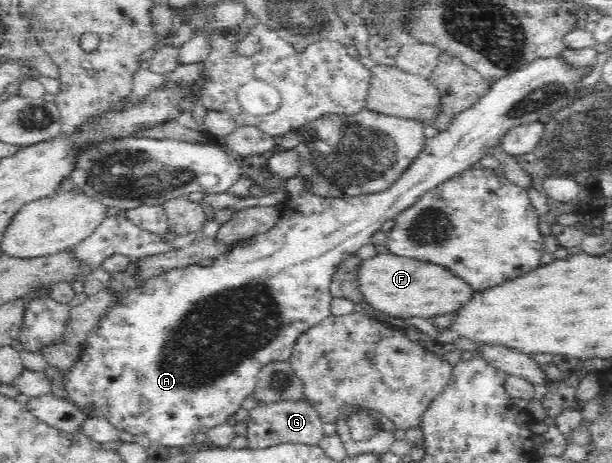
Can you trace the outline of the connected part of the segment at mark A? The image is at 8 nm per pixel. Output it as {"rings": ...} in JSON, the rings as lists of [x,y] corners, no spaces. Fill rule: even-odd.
{"rings":[[[538,57],[532,63],[529,63],[524,69],[511,73],[503,77],[496,83],[491,84],[491,89],[487,95],[484,95],[480,101],[471,105],[466,111],[459,113],[446,127],[435,137],[425,140],[424,149],[418,153],[418,157],[406,168],[406,171],[392,184],[388,189],[376,193],[365,193],[361,196],[349,198],[330,199],[318,197],[308,191],[302,180],[298,177],[287,178],[288,193],[283,202],[283,209],[277,224],[266,233],[253,236],[249,244],[238,244],[230,253],[217,257],[212,266],[187,265],[181,268],[160,270],[158,273],[146,274],[142,258],[132,258],[127,265],[126,270],[112,273],[110,284],[106,291],[111,293],[111,301],[108,303],[107,313],[103,315],[102,320],[95,326],[85,339],[79,351],[78,360],[68,370],[62,370],[62,383],[66,391],[66,400],[80,409],[89,413],[90,417],[106,421],[118,432],[127,432],[134,436],[146,436],[153,443],[166,445],[166,447],[184,447],[194,445],[195,437],[198,433],[205,433],[208,429],[215,426],[231,422],[234,414],[240,407],[245,397],[254,393],[257,384],[257,375],[262,367],[274,361],[287,361],[290,358],[294,345],[298,339],[310,330],[314,325],[322,320],[326,320],[331,315],[331,302],[334,299],[332,294],[332,280],[337,272],[337,267],[343,261],[356,256],[356,253],[368,245],[372,235],[380,231],[380,227],[388,221],[394,220],[398,213],[414,205],[425,193],[432,192],[439,185],[452,180],[454,176],[460,176],[467,169],[470,169],[476,161],[480,161],[485,155],[492,154],[494,148],[498,147],[501,139],[509,132],[509,129],[538,121],[542,115],[554,115],[556,112],[567,108],[572,101],[579,97],[583,90],[581,81],[588,77],[596,67],[592,65],[574,65],[564,57]]]}

